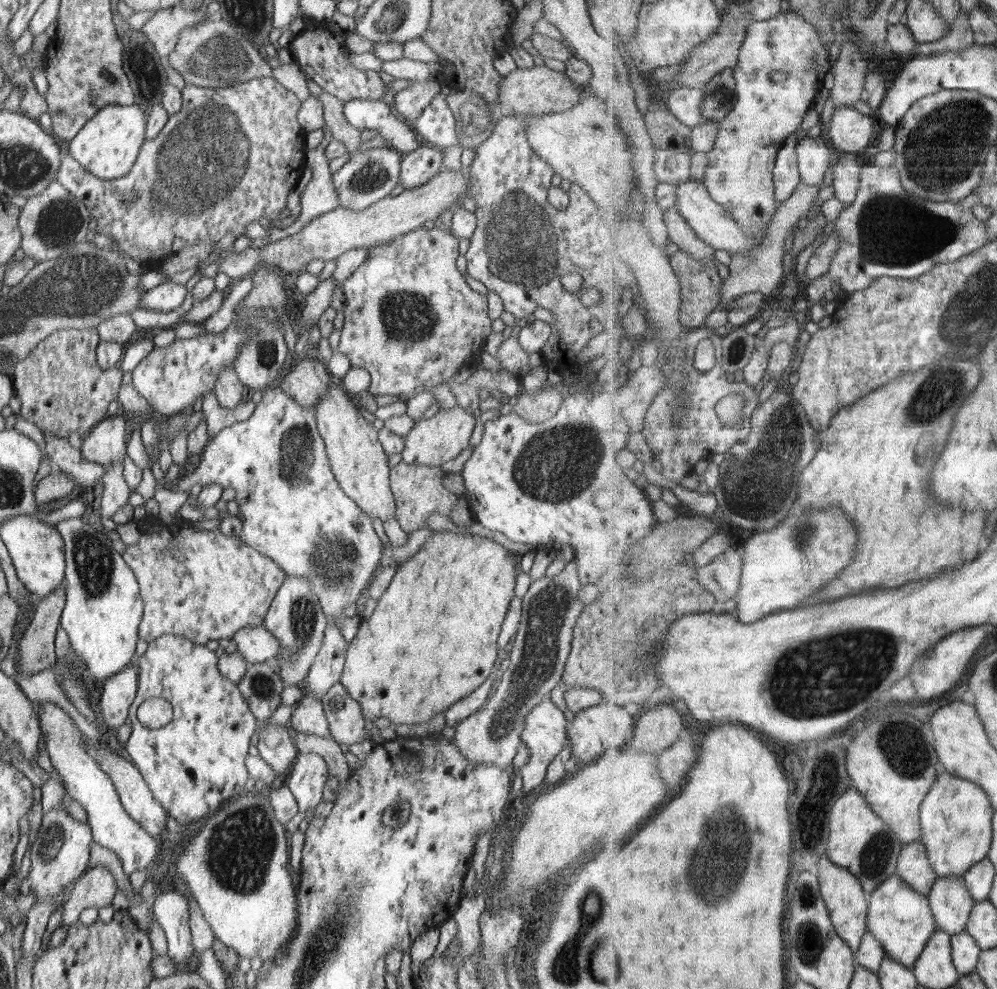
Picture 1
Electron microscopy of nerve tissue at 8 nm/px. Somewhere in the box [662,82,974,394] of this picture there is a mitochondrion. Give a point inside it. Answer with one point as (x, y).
(895, 230)

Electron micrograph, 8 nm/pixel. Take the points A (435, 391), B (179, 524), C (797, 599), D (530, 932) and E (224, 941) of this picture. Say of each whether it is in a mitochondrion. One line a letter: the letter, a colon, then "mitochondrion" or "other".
A: other
B: other
C: other
D: other
E: other

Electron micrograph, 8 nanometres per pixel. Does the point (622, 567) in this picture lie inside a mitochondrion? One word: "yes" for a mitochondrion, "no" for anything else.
no

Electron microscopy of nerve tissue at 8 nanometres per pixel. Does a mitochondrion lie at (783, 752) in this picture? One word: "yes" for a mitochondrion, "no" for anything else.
no

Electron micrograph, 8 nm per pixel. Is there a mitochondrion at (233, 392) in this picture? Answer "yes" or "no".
no

